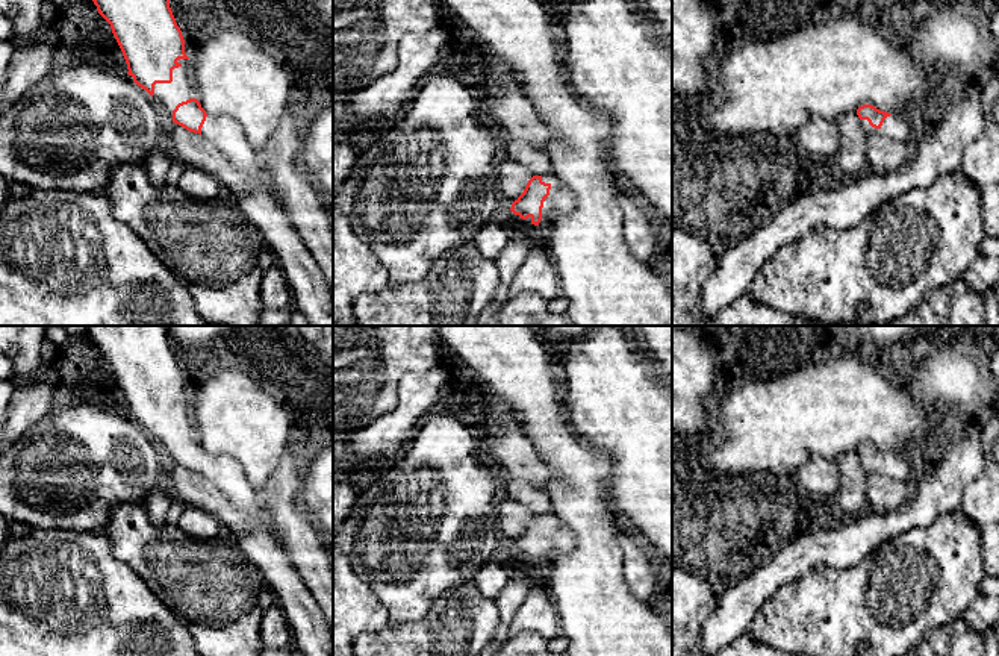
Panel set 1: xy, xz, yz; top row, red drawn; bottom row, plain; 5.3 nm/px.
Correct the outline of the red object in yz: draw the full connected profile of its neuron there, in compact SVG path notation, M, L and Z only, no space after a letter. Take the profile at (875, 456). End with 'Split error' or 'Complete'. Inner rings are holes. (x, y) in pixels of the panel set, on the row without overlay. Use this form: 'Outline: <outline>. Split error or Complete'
Outline: M872 444L860 445L857 448L857 455L860 458L864 479L879 473L892 480L904 480L911 483L916 477L916 464L904 455L889 453Z. Split error

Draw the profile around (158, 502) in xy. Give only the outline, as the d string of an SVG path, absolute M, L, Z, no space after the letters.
M166 485L154 488L147 497L145 504L151 520L160 526L165 521L166 512L171 504L173 494Z

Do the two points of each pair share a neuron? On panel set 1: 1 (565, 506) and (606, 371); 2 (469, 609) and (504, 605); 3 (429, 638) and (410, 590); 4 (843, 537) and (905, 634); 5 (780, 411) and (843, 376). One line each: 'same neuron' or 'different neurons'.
1: different neurons
2: different neurons
3: different neurons
4: different neurons
5: same neuron

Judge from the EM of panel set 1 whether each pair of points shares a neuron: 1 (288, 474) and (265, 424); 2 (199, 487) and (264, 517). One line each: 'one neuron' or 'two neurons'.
1: two neurons
2: one neuron

